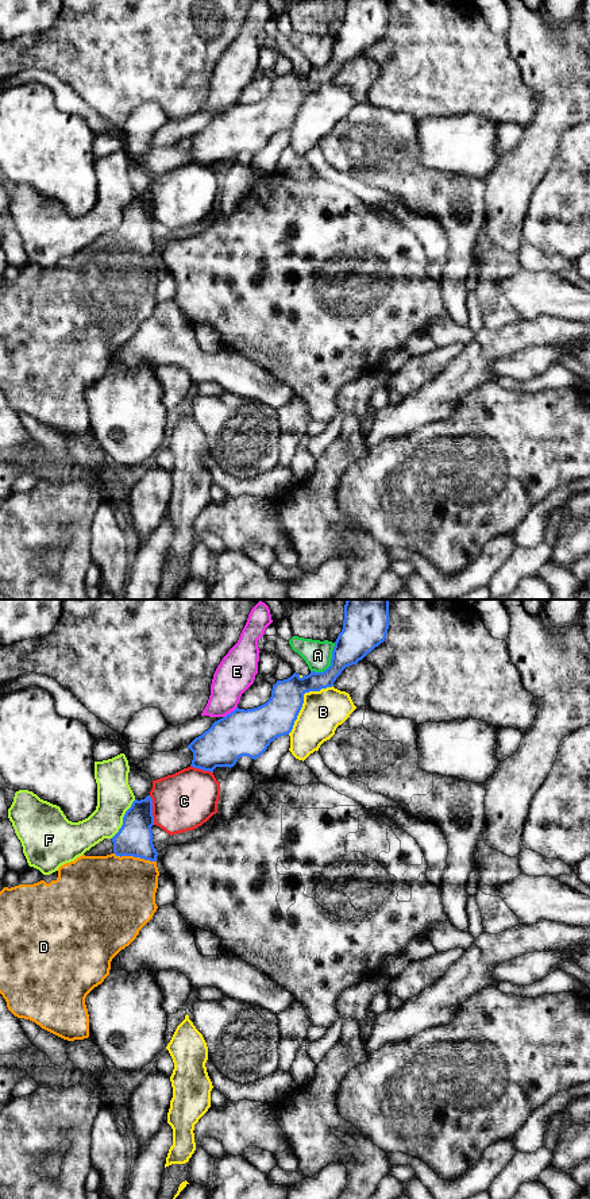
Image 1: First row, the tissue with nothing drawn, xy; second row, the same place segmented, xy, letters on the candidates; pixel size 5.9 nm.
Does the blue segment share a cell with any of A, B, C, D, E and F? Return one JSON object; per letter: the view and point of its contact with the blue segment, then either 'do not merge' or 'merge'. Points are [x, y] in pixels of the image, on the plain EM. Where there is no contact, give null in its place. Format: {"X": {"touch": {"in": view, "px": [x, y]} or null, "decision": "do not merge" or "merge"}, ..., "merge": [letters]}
{"A": {"touch": {"in": "xy", "px": [331, 58]}, "decision": "do not merge"}, "B": {"touch": {"in": "xy", "px": [303, 95]}, "decision": "do not merge"}, "C": {"touch": {"in": "xy", "px": [151, 205]}, "decision": "do not merge"}, "D": {"touch": {"in": "xy", "px": [135, 251]}, "decision": "merge"}, "E": {"touch": {"in": "xy", "px": [231, 107]}, "decision": "do not merge"}, "F": {"touch": {"in": "xy", "px": [123, 214]}, "decision": "do not merge"}, "merge": ["D"]}

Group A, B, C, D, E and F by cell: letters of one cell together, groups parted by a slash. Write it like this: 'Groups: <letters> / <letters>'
Groups: A / B / C / D / E / F

